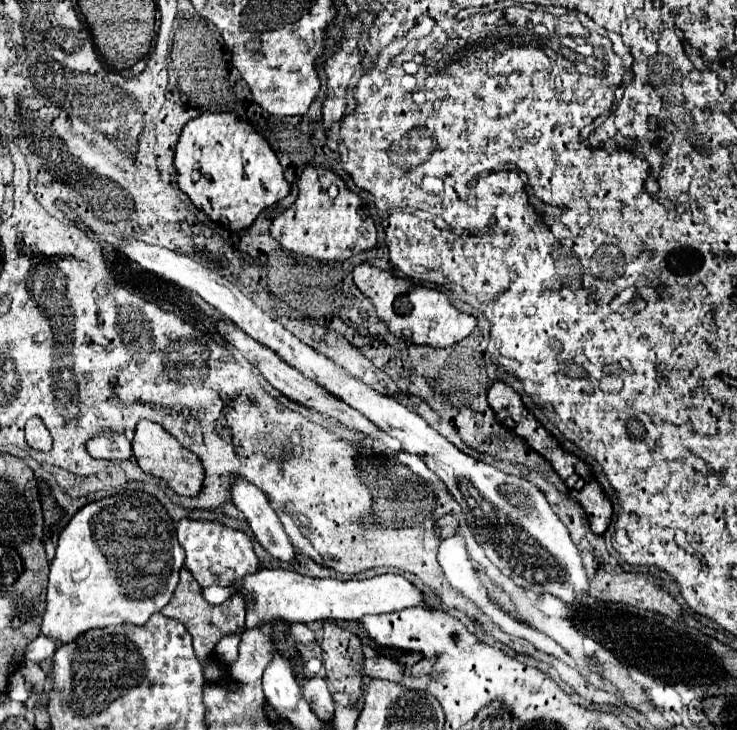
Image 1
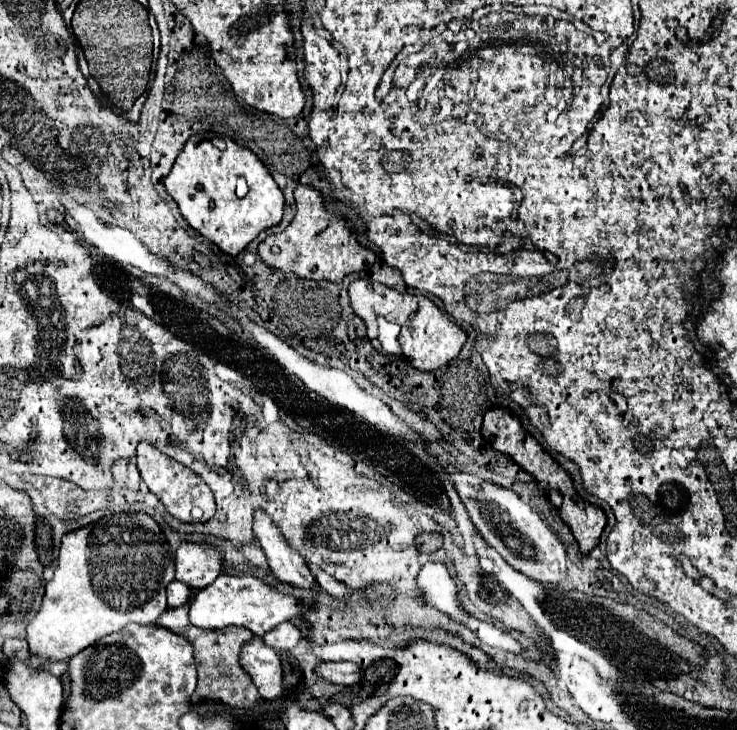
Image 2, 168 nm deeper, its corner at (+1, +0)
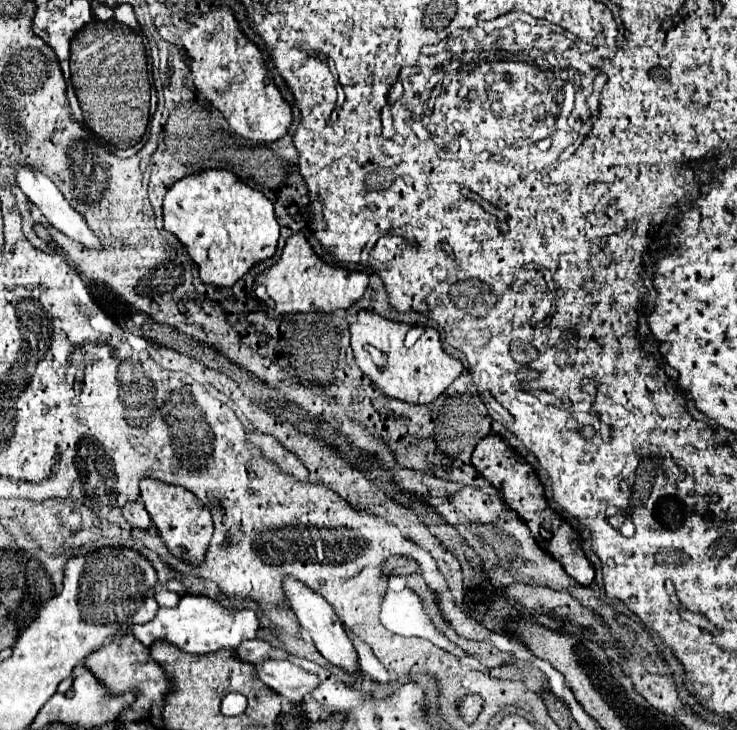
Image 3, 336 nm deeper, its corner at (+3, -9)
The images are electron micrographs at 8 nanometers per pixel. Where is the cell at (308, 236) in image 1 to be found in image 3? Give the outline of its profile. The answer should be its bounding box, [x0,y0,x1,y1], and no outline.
[255,232,369,320]

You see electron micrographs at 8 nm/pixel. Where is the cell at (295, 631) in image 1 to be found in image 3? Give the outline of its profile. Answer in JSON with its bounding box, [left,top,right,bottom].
[235,640,271,664]

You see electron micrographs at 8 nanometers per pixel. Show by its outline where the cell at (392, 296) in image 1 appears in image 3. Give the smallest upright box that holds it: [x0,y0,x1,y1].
[351,312,463,404]

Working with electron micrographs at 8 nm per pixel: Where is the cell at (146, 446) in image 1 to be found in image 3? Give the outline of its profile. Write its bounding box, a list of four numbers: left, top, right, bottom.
[141,480,213,566]

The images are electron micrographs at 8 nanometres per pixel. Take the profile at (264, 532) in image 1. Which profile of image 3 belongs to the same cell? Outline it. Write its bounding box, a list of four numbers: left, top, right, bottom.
[283,576,359,674]

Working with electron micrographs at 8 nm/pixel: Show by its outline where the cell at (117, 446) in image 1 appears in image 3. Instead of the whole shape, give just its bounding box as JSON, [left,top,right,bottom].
[123,502,151,530]

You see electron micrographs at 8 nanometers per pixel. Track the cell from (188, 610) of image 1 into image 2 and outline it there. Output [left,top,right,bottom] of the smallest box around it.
[157,595,261,709]

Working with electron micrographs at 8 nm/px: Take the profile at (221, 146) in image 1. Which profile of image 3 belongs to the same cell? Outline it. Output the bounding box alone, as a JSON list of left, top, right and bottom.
[163,170,279,288]

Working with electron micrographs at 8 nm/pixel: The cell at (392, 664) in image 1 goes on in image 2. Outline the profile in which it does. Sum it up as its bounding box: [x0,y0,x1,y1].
[315,663,363,685]

